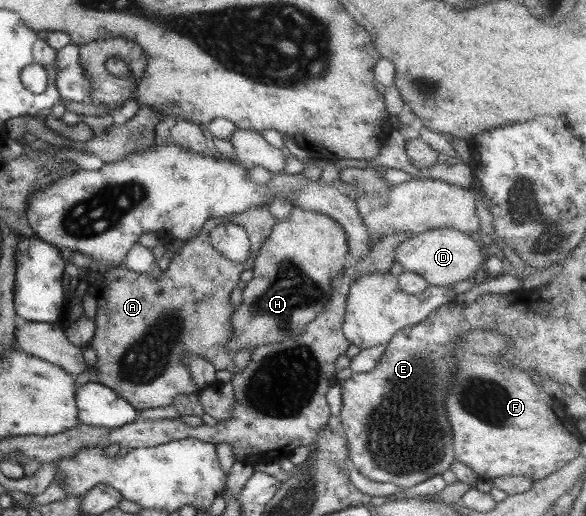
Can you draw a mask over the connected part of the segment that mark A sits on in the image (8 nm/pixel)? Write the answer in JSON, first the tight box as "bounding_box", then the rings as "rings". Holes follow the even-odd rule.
{"bounding_box":[90,204,277,412],"rings":[[[268,204],[256,205],[240,214],[224,215],[206,220],[194,238],[182,242],[180,247],[171,255],[171,262],[166,271],[162,271],[157,279],[151,274],[137,274],[118,264],[112,270],[108,270],[102,276],[102,284],[98,286],[98,296],[104,304],[98,304],[95,320],[96,331],[90,340],[90,347],[94,349],[96,356],[95,383],[106,386],[118,394],[122,400],[126,400],[137,412],[145,409],[156,410],[160,407],[171,406],[173,399],[178,395],[197,392],[197,386],[192,382],[189,370],[183,362],[183,354],[190,351],[198,358],[206,359],[215,370],[228,370],[233,372],[231,355],[225,352],[226,342],[232,338],[230,315],[234,307],[230,305],[230,294],[236,287],[240,273],[252,270],[254,260],[268,238],[277,219],[270,215]],[[232,223],[241,226],[249,240],[248,259],[242,263],[230,262],[222,258],[220,253],[214,250],[209,241],[209,232],[218,225]]]}

